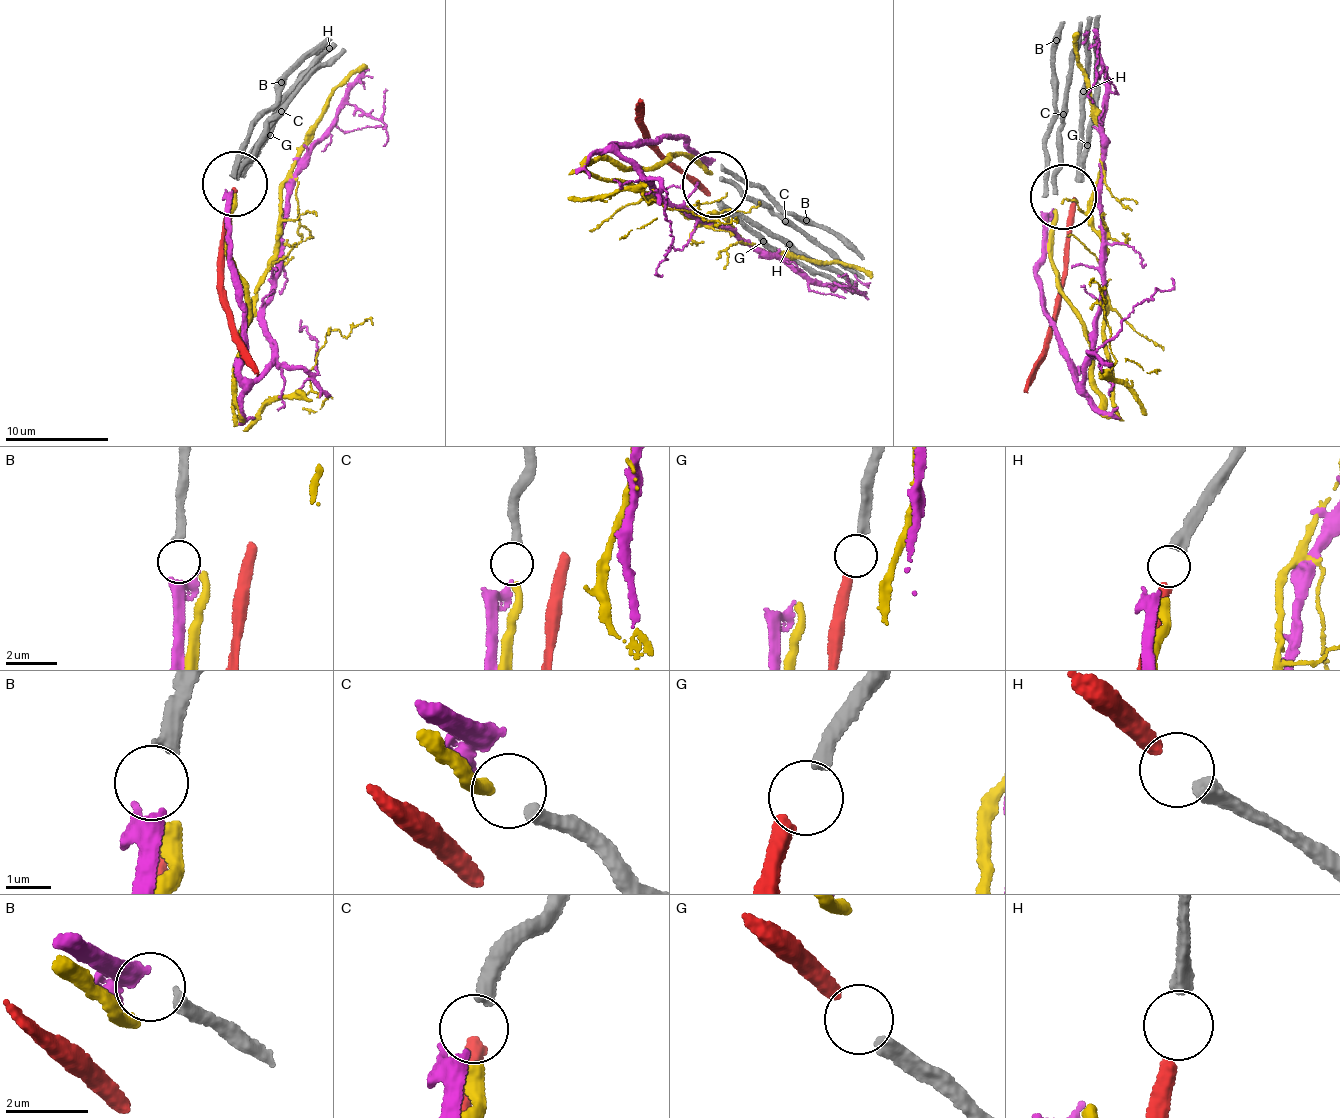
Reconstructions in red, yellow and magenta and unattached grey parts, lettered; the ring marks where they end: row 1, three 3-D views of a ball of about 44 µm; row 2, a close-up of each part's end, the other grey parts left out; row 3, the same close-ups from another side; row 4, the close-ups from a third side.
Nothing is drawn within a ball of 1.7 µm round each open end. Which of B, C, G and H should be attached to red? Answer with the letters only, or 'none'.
H

